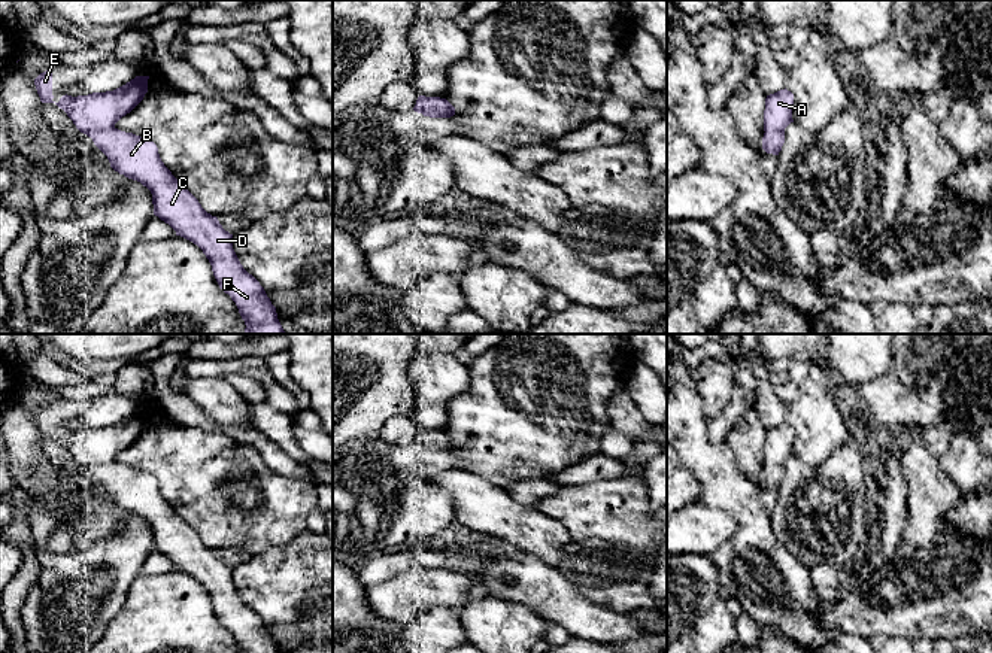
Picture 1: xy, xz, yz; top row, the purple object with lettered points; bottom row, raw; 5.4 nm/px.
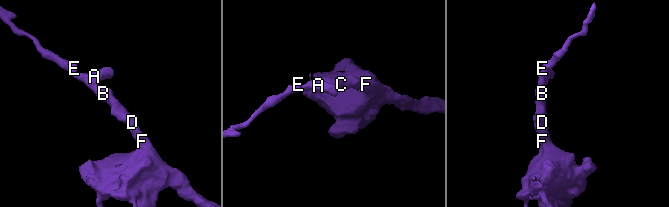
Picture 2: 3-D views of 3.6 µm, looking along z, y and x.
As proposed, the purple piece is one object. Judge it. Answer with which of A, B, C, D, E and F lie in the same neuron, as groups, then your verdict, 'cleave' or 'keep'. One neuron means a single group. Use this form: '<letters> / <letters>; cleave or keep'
A B C D E F; keep

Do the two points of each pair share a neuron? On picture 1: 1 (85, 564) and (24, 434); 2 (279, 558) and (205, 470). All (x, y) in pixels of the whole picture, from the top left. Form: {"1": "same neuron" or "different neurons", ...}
{"1": "different neurons", "2": "different neurons"}

